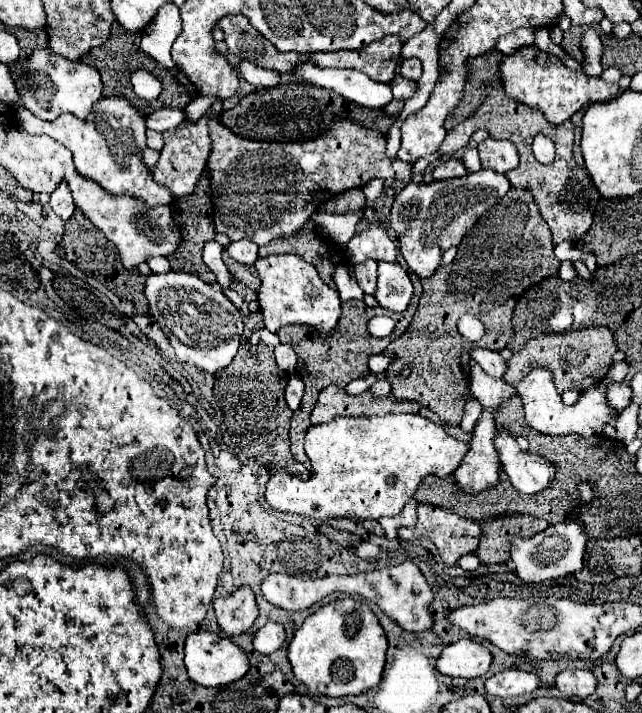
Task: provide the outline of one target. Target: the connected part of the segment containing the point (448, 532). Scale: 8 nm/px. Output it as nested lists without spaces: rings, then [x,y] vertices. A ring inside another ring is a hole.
[[[419,504],[417,508],[417,524],[413,528],[399,528],[399,538],[401,540],[415,540],[420,538],[429,538],[437,550],[439,556],[443,558],[443,562],[447,566],[455,566],[457,560],[465,554],[473,554],[479,546],[479,538],[481,538],[481,528],[479,522],[473,520],[465,520],[449,510],[441,510],[437,506],[429,506],[429,504]]]

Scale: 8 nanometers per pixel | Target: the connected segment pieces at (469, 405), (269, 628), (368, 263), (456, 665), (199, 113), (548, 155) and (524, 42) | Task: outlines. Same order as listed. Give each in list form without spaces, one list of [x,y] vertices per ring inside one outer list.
[[[469,396],[467,402],[465,402],[465,418],[461,420],[461,428],[463,430],[473,430],[473,424],[479,420],[483,408],[481,408],[481,402],[475,398],[475,396]]]
[[[267,622],[263,628],[257,630],[253,646],[257,652],[261,654],[273,654],[281,648],[281,644],[285,642],[285,628],[279,622]]]
[[[365,260],[363,264],[355,266],[355,276],[365,294],[375,294],[377,290],[377,260]]]
[[[463,638],[463,640],[443,648],[443,652],[437,660],[437,670],[445,676],[477,678],[489,670],[491,660],[493,660],[493,656],[483,644],[479,644],[471,638]]]
[[[197,96],[195,100],[191,100],[185,108],[183,108],[183,114],[185,114],[185,120],[187,122],[197,122],[199,118],[203,118],[209,110],[209,106],[215,102],[217,98],[215,96]]]
[[[537,134],[531,148],[533,148],[533,154],[537,154],[537,162],[541,162],[541,164],[553,162],[553,158],[555,158],[555,144],[547,136]]]
[[[517,28],[517,30],[501,36],[497,40],[497,44],[495,44],[495,50],[503,52],[503,54],[513,54],[521,46],[531,46],[533,40],[535,40],[533,30],[529,30],[529,28]]]

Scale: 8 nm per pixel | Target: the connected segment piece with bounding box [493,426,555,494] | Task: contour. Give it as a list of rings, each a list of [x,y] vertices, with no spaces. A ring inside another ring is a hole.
[[[497,426],[493,446],[497,448],[499,462],[507,472],[511,484],[521,494],[537,494],[553,482],[553,464],[543,456],[531,456],[529,452],[523,452],[507,428]]]

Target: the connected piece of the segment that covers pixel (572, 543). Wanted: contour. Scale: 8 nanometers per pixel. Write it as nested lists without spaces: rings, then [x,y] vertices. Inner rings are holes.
[[[571,516],[571,520],[563,524],[555,524],[541,534],[525,540],[521,536],[511,538],[511,560],[515,564],[515,574],[521,578],[523,584],[539,584],[543,580],[553,580],[561,576],[575,574],[583,568],[583,554],[589,536],[585,534],[583,524]]]

